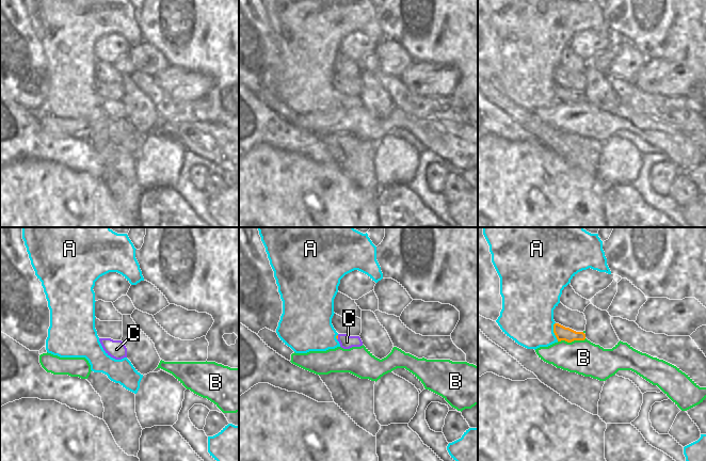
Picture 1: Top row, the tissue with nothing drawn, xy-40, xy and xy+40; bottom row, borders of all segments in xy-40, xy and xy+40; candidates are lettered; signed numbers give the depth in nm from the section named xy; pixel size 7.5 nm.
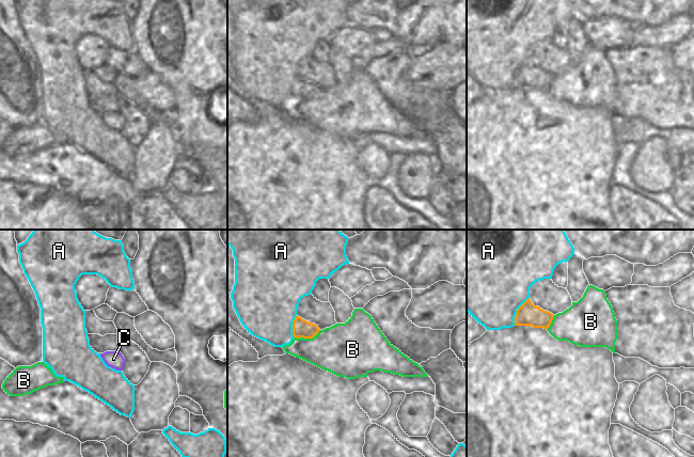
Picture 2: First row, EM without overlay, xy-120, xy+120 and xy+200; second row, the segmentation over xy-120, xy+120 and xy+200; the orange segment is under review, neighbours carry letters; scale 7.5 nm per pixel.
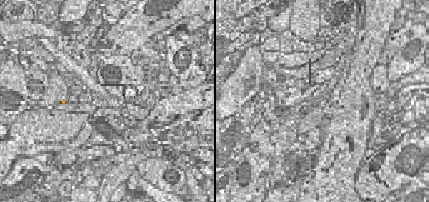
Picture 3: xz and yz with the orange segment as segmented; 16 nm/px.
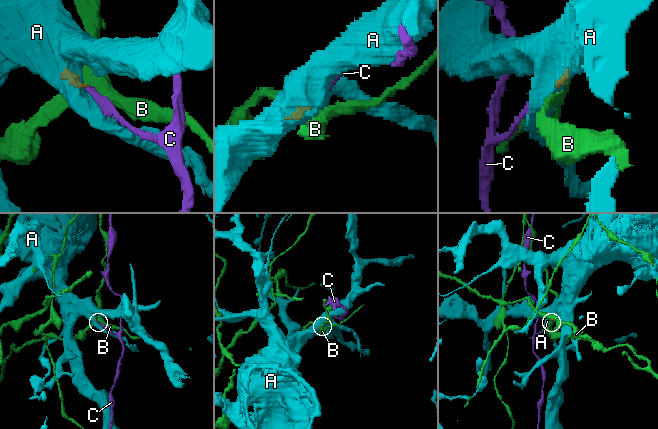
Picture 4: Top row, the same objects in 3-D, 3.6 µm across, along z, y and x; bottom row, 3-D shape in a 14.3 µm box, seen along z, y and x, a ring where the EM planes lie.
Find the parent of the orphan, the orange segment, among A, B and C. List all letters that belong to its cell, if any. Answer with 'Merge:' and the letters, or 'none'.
Merge: C

